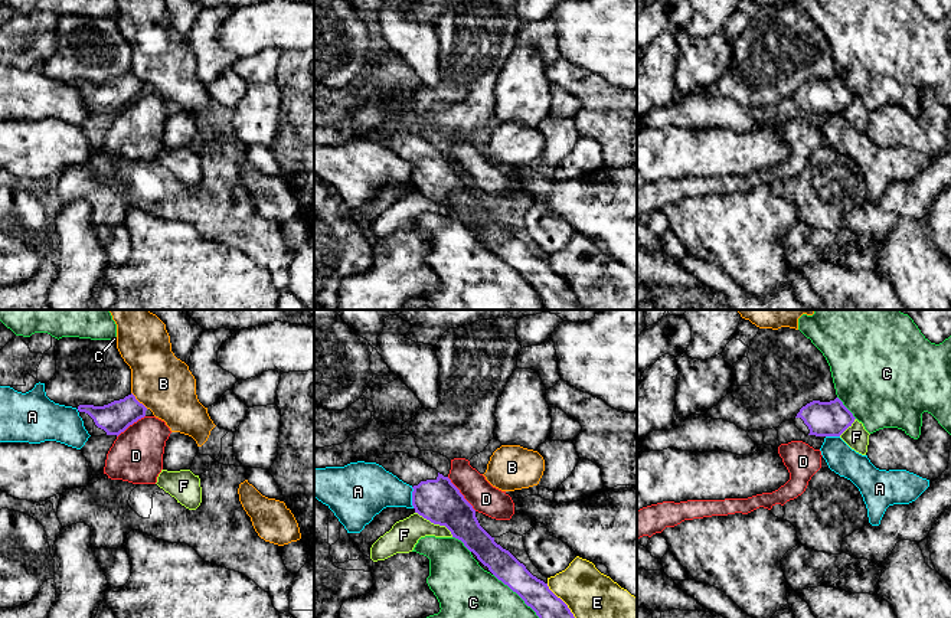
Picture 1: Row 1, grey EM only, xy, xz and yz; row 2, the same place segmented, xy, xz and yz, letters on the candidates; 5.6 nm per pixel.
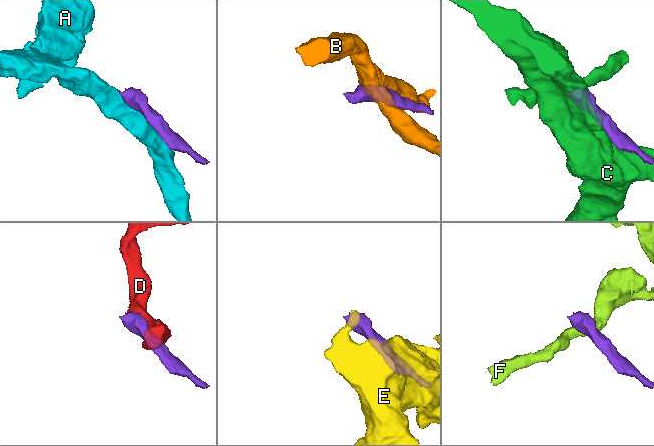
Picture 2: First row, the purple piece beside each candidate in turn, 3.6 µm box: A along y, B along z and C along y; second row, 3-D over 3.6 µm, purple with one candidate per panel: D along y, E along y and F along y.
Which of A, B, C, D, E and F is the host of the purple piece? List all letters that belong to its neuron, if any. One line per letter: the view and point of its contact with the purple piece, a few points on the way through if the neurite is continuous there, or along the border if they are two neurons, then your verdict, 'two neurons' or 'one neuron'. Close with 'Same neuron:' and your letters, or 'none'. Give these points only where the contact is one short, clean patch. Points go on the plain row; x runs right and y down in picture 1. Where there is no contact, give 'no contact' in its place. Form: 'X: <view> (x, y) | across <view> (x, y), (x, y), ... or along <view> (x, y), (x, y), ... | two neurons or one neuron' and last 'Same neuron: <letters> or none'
A: xz (412, 175) | along xz (411, 164), (414, 185) | two neurons
B: xy (137, 78) | two neurons
C: xz (523, 277) | two neurons
D: xz (461, 172) | two neurons
E: xz (568, 285) | two neurons
F: xz (435, 200) | along xz (415, 189), (434, 200), (443, 202), (453, 213) | two neurons
Same neuron: none

